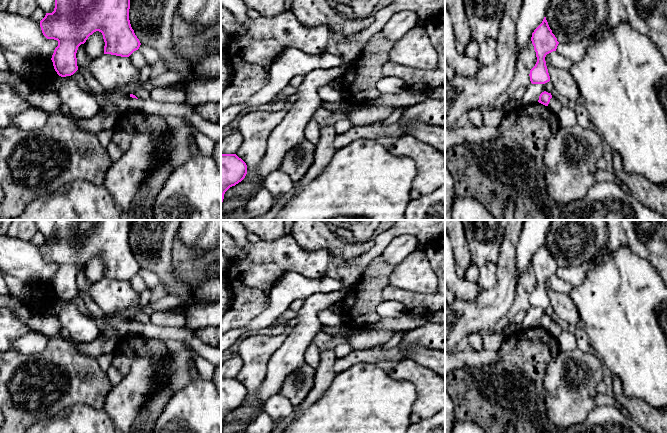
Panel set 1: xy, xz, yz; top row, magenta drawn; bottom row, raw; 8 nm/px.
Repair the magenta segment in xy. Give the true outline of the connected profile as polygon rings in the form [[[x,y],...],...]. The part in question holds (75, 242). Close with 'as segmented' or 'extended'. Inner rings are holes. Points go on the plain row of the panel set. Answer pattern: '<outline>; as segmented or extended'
[[[54,220],[55,232],[40,245],[43,259],[58,265],[52,279],[55,295],[61,301],[71,300],[77,294],[76,277],[88,261],[99,255],[105,266],[104,278],[129,281],[141,267],[129,244],[130,220]]]; as segmented

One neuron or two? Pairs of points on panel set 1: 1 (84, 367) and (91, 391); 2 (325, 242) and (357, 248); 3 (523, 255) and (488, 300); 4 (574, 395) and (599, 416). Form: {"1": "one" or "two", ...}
{"1": "one", "2": "one", "3": "two", "4": "two"}

